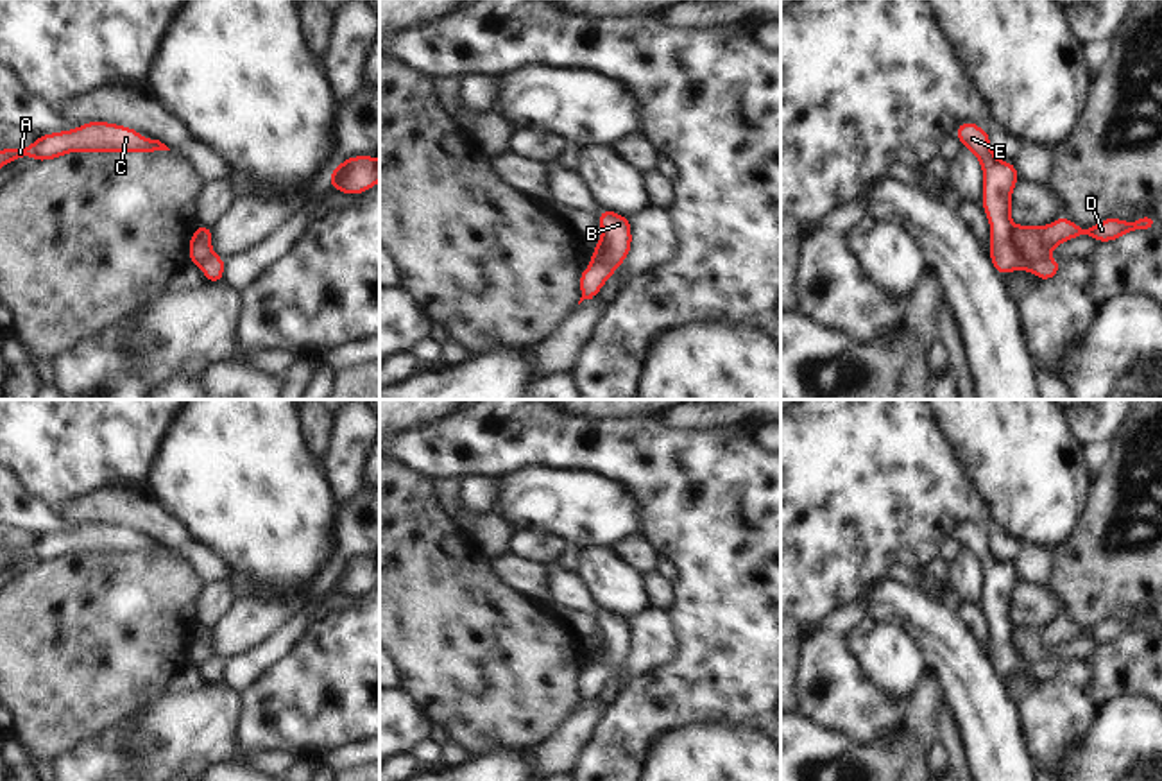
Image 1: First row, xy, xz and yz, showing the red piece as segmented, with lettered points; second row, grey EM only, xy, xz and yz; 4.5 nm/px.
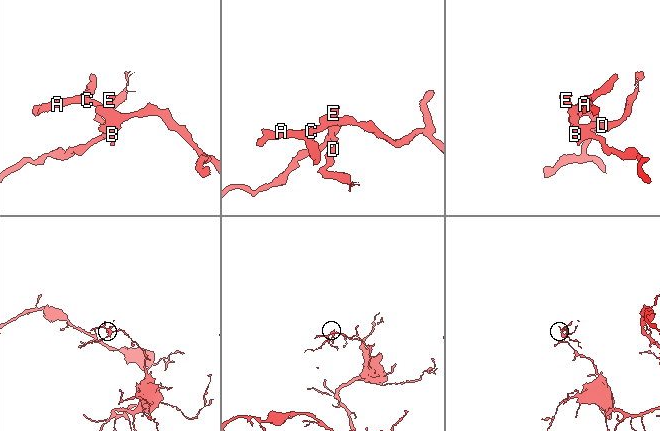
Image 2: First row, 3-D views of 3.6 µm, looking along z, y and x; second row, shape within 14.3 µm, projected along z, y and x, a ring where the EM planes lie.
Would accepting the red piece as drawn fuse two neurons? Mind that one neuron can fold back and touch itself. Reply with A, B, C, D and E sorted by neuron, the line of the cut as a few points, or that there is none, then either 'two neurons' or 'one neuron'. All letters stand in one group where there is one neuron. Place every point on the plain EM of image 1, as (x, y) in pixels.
A B C E / D; cut in yz along (1012, 629), (1016, 649), (1025, 660), (1046, 661); two neurons

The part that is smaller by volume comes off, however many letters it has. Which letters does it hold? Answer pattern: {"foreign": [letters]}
{"foreign": ["D"]}

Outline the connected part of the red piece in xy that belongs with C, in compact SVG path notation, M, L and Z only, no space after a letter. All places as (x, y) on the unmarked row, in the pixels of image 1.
M102 521L88 523L70 532L39 536L39 539L21 550L0 550L0 570L11 562L30 557L38 564L61 559L68 554L147 554L170 552L154 539L143 539L134 528L109 525Z

